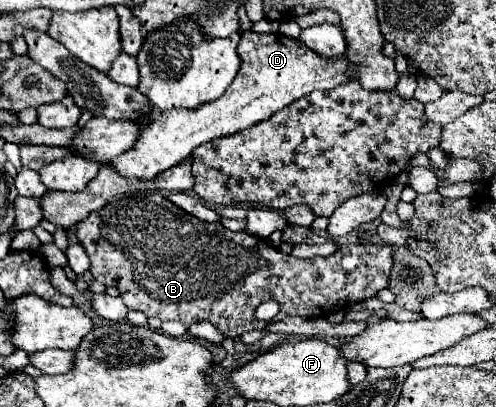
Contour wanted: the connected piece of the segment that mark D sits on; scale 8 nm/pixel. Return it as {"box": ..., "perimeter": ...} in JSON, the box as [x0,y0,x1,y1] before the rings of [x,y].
{"box":[111,30,349,178],"perimeter":[[[247,30],[241,34],[239,56],[241,68],[223,96],[211,100],[209,104],[203,104],[201,108],[195,108],[193,112],[169,110],[155,114],[137,140],[135,148],[117,156],[111,166],[119,174],[129,178],[153,178],[159,172],[179,164],[181,160],[187,160],[193,148],[209,140],[235,134],[261,120],[267,120],[277,110],[289,106],[291,102],[313,90],[331,90],[347,82],[345,72],[349,62],[345,56],[337,60],[323,60],[315,52],[305,48],[305,44],[301,44],[299,40],[287,38],[283,34],[259,34]]]}

